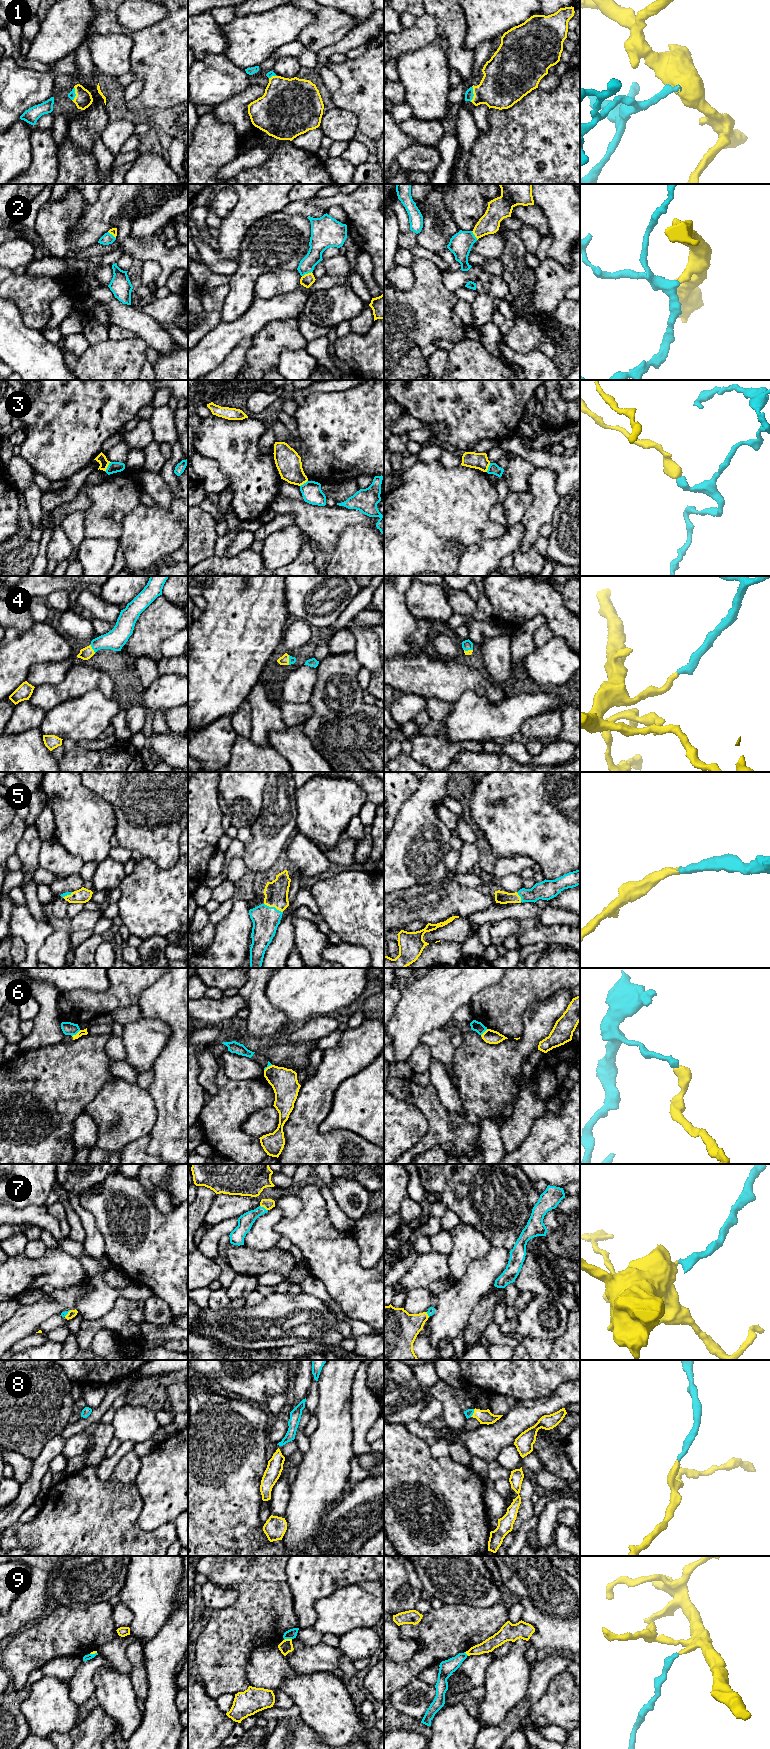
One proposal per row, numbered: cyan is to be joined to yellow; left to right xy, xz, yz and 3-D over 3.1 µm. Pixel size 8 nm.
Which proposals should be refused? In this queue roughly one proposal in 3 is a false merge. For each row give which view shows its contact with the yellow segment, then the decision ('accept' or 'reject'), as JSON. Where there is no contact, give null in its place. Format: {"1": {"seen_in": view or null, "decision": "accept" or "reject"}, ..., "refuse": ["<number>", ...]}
{"1": {"seen_in": "yz", "decision": "accept"}, "2": {"seen_in": "xz", "decision": "accept"}, "3": {"seen_in": "xy", "decision": "reject"}, "4": {"seen_in": "xy", "decision": "accept"}, "5": {"seen_in": "xz", "decision": "accept"}, "6": {"seen_in": "xy", "decision": "reject"}, "7": {"seen_in": "xz", "decision": "accept"}, "8": {"seen_in": "yz", "decision": "accept"}, "9": {"seen_in": "xz", "decision": "reject"}, "refuse": ["3", "6", "9"]}

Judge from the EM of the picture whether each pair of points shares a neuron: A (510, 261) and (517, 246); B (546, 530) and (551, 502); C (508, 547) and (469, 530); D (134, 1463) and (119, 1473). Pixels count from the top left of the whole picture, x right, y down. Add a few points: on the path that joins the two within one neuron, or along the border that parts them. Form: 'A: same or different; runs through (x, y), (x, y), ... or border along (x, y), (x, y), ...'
A: same; runs through (513, 257), (515, 250)
B: different; border along (550, 522), (546, 522), (540, 528), (539, 534)
C: different; border along (507, 528), (499, 537), (482, 539), (467, 547)
D: same; runs through (130, 1465), (123, 1472)

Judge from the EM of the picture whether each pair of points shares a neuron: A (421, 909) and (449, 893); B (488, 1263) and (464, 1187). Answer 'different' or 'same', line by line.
A: same
B: different

